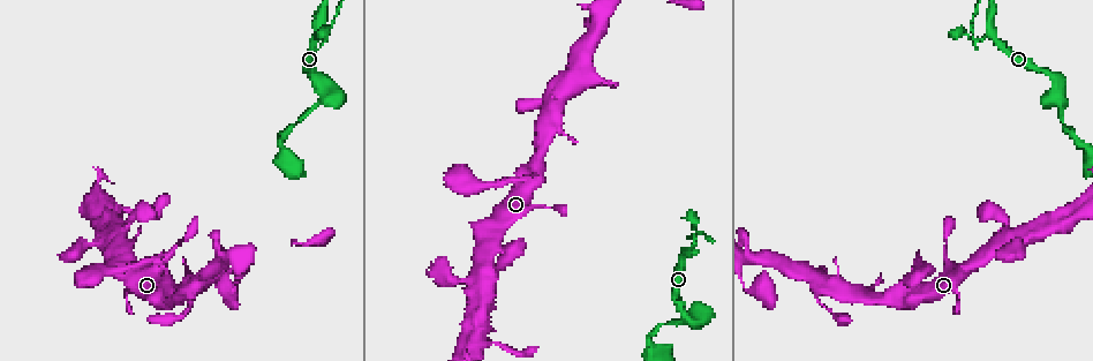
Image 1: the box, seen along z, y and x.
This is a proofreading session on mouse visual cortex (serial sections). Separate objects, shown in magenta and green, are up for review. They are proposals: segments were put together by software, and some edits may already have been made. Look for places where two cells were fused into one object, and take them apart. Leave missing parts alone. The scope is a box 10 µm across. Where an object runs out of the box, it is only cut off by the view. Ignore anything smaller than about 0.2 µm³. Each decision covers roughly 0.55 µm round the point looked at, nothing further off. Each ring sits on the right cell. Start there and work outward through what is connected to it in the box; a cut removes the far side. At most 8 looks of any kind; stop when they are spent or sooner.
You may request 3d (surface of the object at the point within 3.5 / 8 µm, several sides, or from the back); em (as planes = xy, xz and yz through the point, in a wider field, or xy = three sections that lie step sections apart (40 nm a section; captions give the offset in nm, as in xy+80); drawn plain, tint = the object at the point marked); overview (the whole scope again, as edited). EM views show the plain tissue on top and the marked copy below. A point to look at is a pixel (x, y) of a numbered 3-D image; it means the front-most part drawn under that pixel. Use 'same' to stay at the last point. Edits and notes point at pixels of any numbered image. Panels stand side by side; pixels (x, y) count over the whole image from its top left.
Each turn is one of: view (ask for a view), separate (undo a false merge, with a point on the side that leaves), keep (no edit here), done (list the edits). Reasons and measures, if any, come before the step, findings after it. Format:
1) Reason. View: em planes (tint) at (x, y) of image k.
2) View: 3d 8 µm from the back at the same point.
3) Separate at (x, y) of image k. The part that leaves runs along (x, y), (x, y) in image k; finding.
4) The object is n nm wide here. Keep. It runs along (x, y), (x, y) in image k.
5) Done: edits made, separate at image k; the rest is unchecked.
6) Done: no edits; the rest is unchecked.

Abrupt turn. View: 3d 3.5 µm from the back at (325, 89) of image 1.

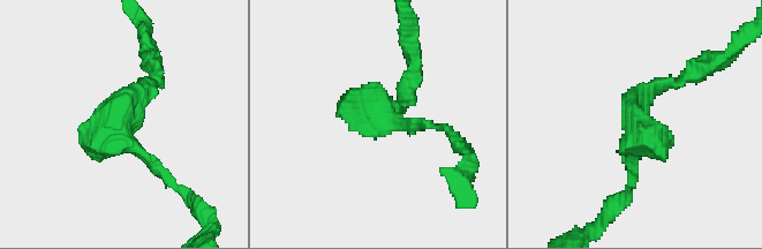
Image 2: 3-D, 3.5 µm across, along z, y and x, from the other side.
View: em xy step 5 (tint) at (116, 118) of image 2.

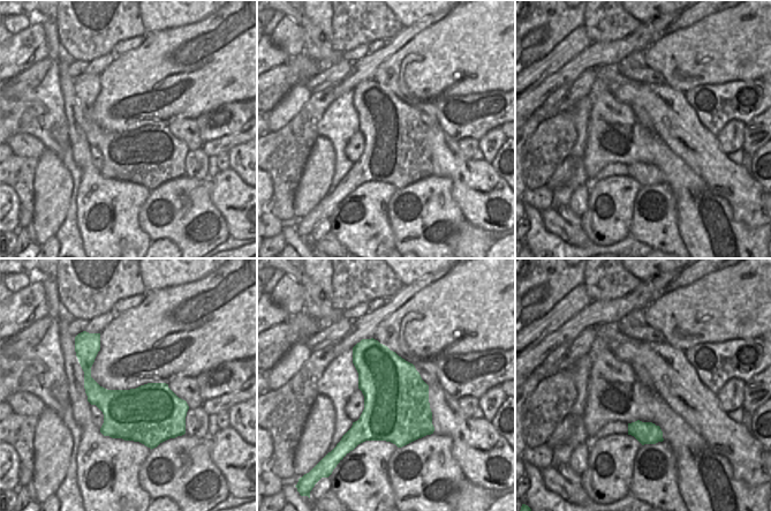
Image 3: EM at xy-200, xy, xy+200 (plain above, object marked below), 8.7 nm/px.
Keep. It runs along (672, 83), (631, 105), (631, 175) in image 2; one cell here.

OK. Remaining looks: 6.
Three-way junction. View: 3d 8 µm from the back at (692, 244) of image 1.

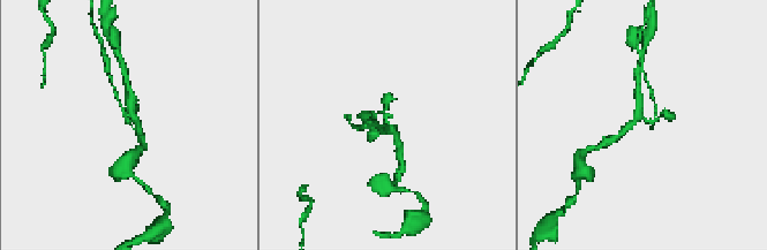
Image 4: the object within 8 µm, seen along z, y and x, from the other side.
View: 3d 3.5 µm from the back at the same point.

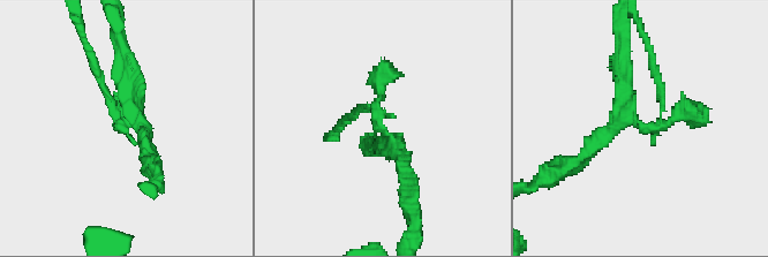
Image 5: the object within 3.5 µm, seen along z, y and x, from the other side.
View: em planes (tint) at (386, 130) of image 5.

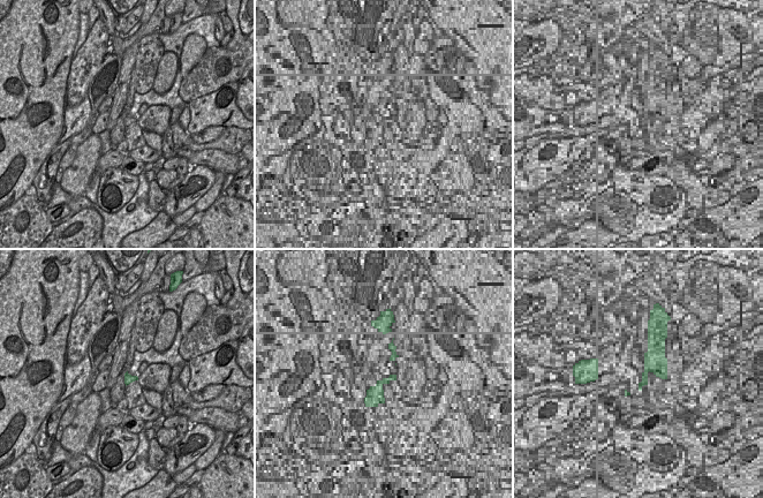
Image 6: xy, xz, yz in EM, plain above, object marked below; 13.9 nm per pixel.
Keep. It runs along (584, 156), (622, 118), (642, 128), (699, 118) in image 5; all the same cell.

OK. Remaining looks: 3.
View: 3d 8 µm at (1065, 220) of image 1.

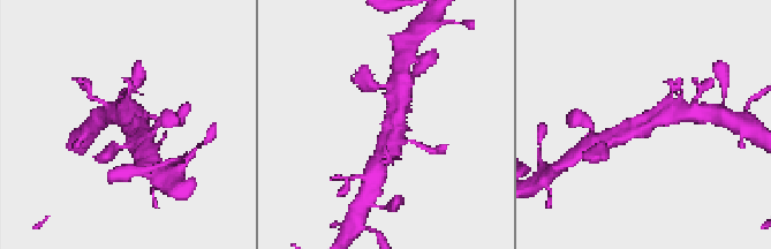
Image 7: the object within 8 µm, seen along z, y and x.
Zoom in. View: 3d 3.5 µm at the same point.

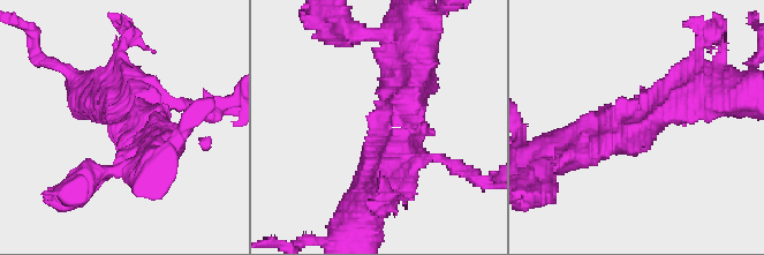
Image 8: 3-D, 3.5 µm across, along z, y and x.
3 arms meet here; the arms are 450, 450, 500 nm wide; shape alone is not enough. View: em xy step 2 (tint) at (639, 127) of image 8.

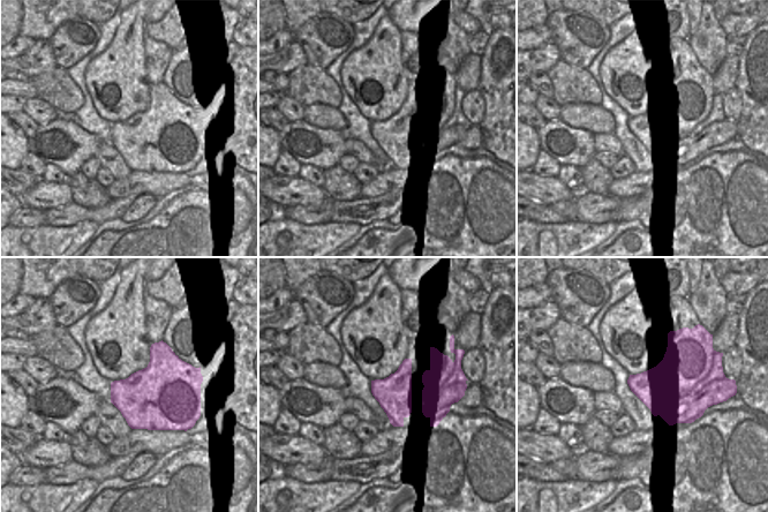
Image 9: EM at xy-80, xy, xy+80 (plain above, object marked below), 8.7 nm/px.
Keep. It runs along (581, 145), (645, 127), (693, 81) in image 8; continuous, no second cell.

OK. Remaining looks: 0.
Done: no edits; the rest is unchecked.

